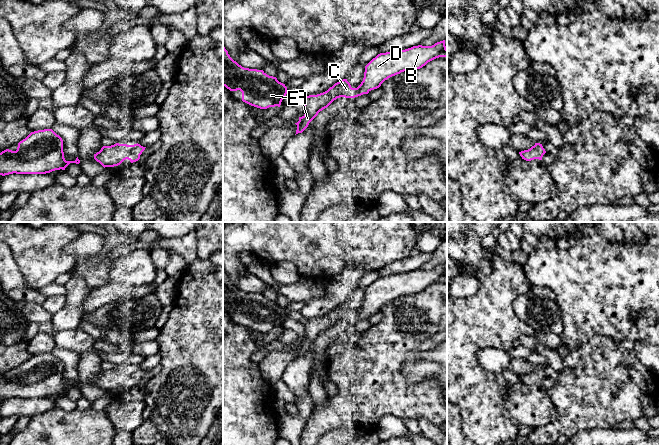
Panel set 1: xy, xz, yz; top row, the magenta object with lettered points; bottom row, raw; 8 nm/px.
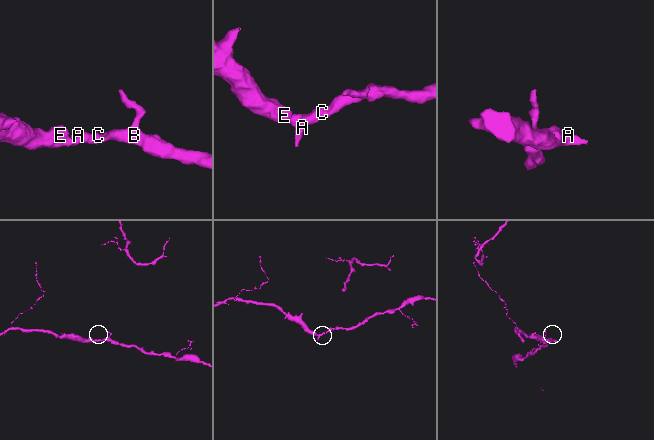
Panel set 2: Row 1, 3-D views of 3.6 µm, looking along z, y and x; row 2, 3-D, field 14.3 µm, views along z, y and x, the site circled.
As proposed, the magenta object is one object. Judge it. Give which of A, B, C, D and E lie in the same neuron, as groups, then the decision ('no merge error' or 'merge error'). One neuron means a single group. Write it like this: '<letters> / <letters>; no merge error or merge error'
A B C D E; no merge error

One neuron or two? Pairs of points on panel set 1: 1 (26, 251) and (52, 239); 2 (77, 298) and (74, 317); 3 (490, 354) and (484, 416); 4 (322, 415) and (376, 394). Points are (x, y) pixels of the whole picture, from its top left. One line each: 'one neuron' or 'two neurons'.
1: one neuron
2: one neuron
3: two neurons
4: one neuron

